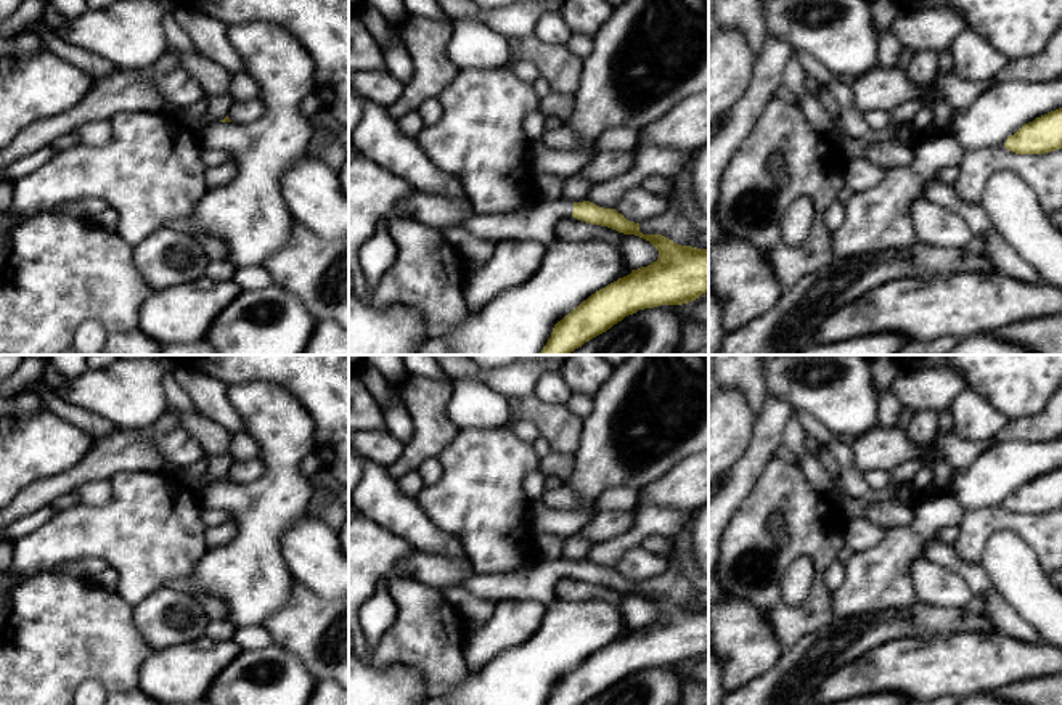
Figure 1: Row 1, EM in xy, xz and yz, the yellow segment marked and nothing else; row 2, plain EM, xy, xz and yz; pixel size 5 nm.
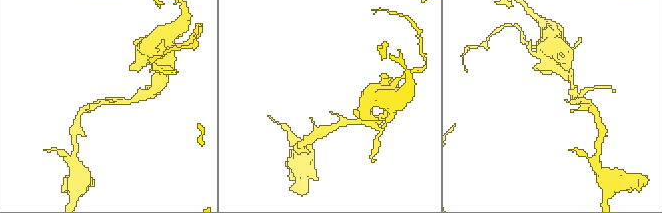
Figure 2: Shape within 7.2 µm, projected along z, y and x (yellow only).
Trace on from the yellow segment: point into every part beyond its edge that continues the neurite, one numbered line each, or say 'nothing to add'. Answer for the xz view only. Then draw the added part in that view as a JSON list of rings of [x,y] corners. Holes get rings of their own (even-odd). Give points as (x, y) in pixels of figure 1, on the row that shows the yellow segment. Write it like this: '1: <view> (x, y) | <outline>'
1: xz (535, 222) | [[[538,199],[535,204],[506,214],[476,214],[460,223],[460,228],[492,244],[506,239],[537,239],[548,244],[553,228],[562,218],[570,218],[574,202]]]

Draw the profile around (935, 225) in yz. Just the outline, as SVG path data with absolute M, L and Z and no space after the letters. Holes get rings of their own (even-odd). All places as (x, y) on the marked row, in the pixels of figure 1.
M919 193L911 204L911 222L916 239L929 246L966 247L974 236L961 215Z

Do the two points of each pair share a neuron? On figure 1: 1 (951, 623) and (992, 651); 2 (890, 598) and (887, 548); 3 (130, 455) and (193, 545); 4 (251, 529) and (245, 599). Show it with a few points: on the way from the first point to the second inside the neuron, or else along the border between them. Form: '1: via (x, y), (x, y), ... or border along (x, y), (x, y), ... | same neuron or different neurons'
1: border along (996, 631), (956, 630), (924, 639) | different neurons
2: via (887, 585), (887, 561) | same neuron
3: border along (159, 471), (119, 471), (110, 479) | different neurons
4: via (251, 546), (248, 582) | same neuron

